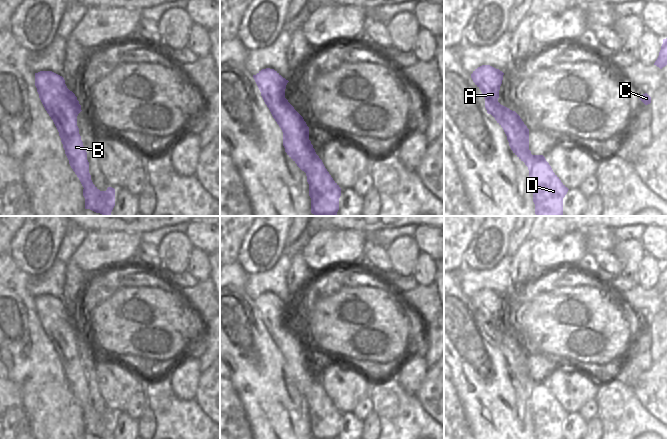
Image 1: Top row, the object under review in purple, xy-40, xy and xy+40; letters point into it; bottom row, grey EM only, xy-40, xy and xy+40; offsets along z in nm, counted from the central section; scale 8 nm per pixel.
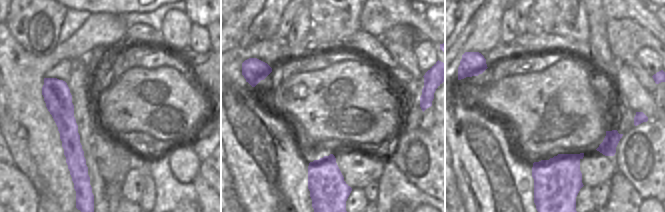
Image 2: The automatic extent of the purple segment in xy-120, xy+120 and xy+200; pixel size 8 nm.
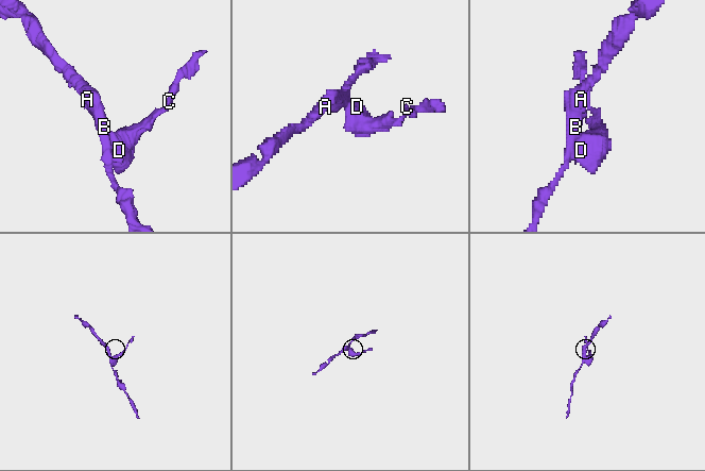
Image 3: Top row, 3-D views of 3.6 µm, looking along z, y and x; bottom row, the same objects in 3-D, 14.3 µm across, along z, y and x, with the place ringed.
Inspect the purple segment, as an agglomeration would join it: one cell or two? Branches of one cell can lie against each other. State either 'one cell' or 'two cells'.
two cells

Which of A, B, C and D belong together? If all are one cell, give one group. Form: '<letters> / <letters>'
A B / C D

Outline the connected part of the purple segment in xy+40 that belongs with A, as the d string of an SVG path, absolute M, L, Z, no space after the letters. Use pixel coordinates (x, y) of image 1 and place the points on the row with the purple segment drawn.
M482 65L475 69L471 78L481 90L485 98L485 108L503 128L513 153L531 166L532 154L529 150L529 129L520 116L498 102L499 90L504 73L490 65Z

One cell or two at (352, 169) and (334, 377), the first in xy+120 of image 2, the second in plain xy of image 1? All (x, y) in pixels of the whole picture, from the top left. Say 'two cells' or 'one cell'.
one cell

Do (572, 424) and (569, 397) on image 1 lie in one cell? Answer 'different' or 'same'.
different

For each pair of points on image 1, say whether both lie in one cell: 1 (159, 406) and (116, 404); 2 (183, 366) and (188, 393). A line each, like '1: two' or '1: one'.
1: two
2: one

